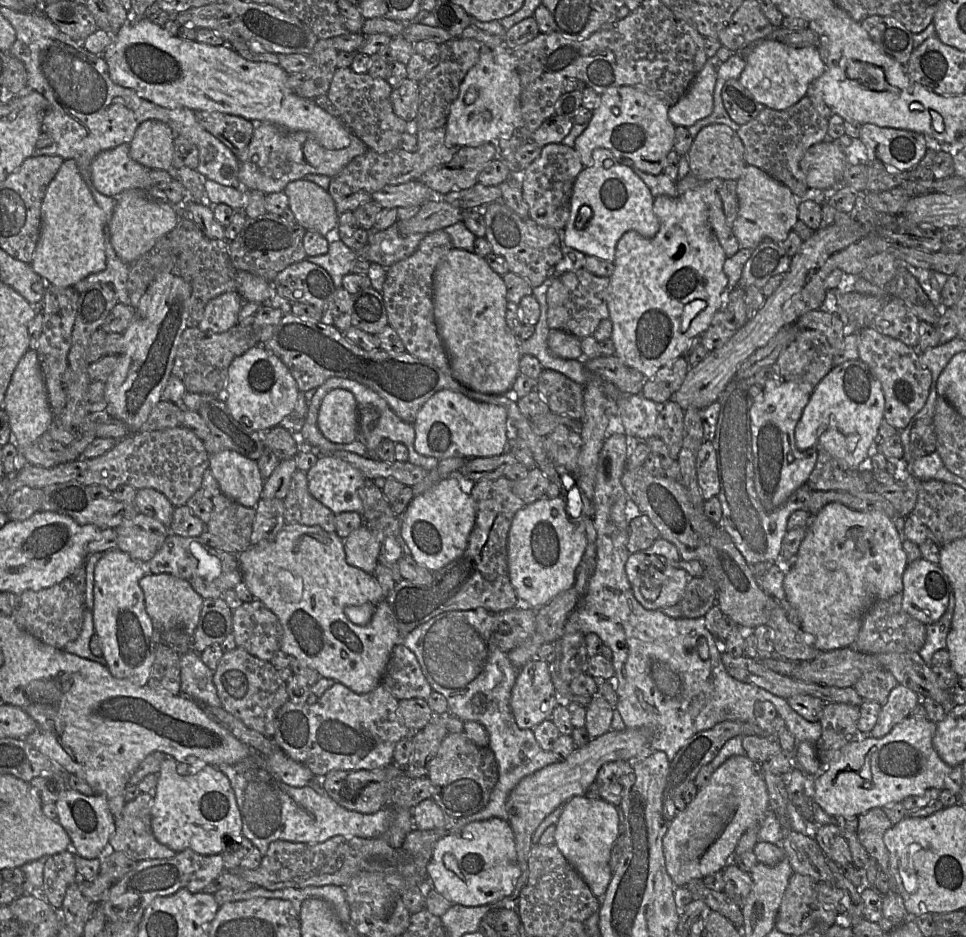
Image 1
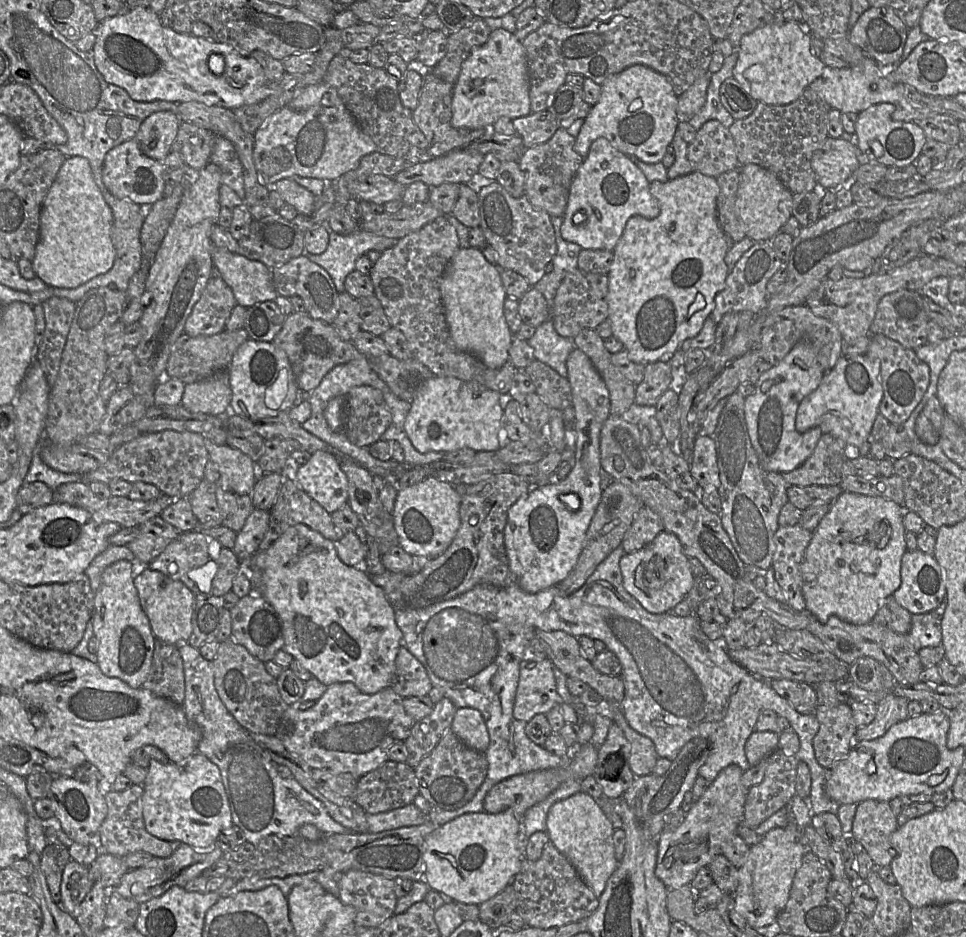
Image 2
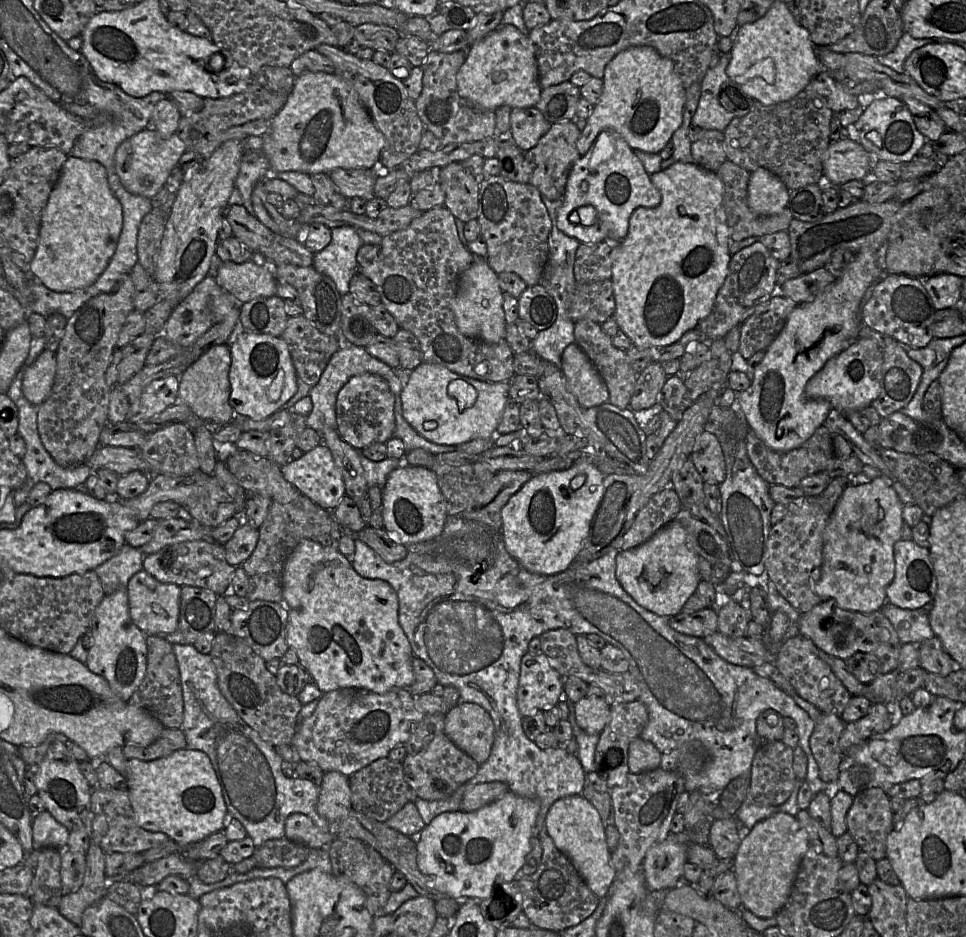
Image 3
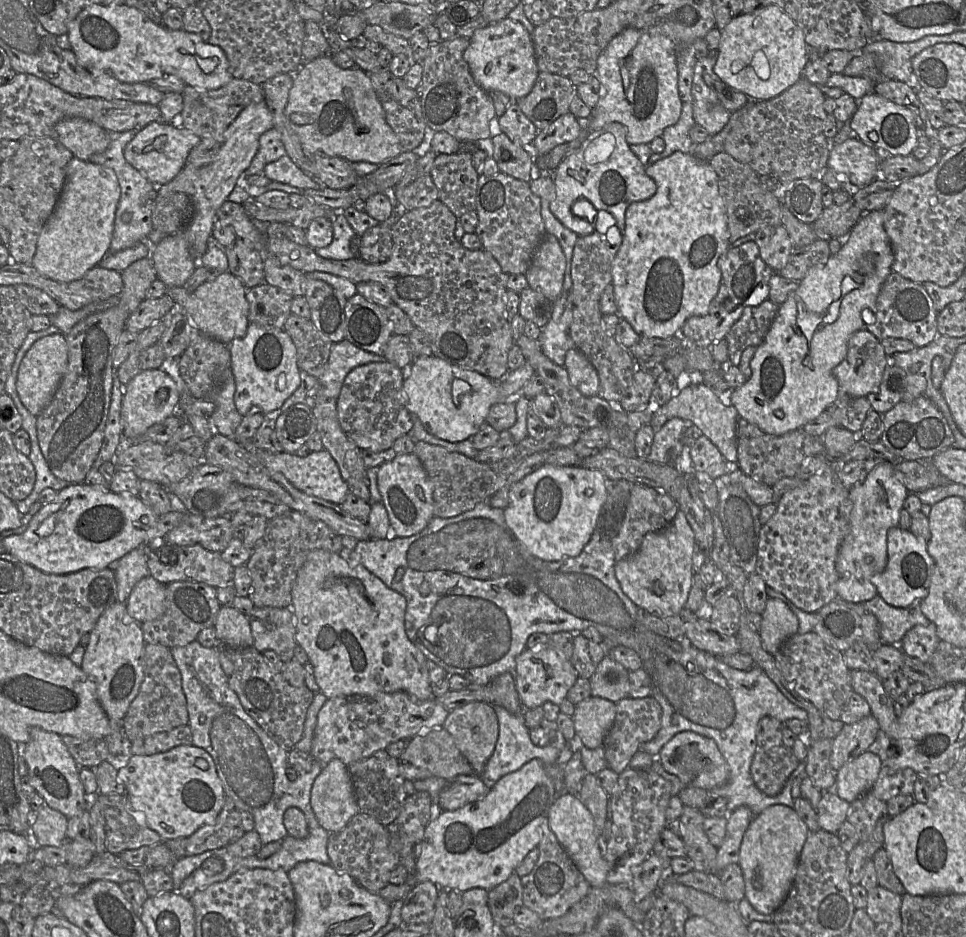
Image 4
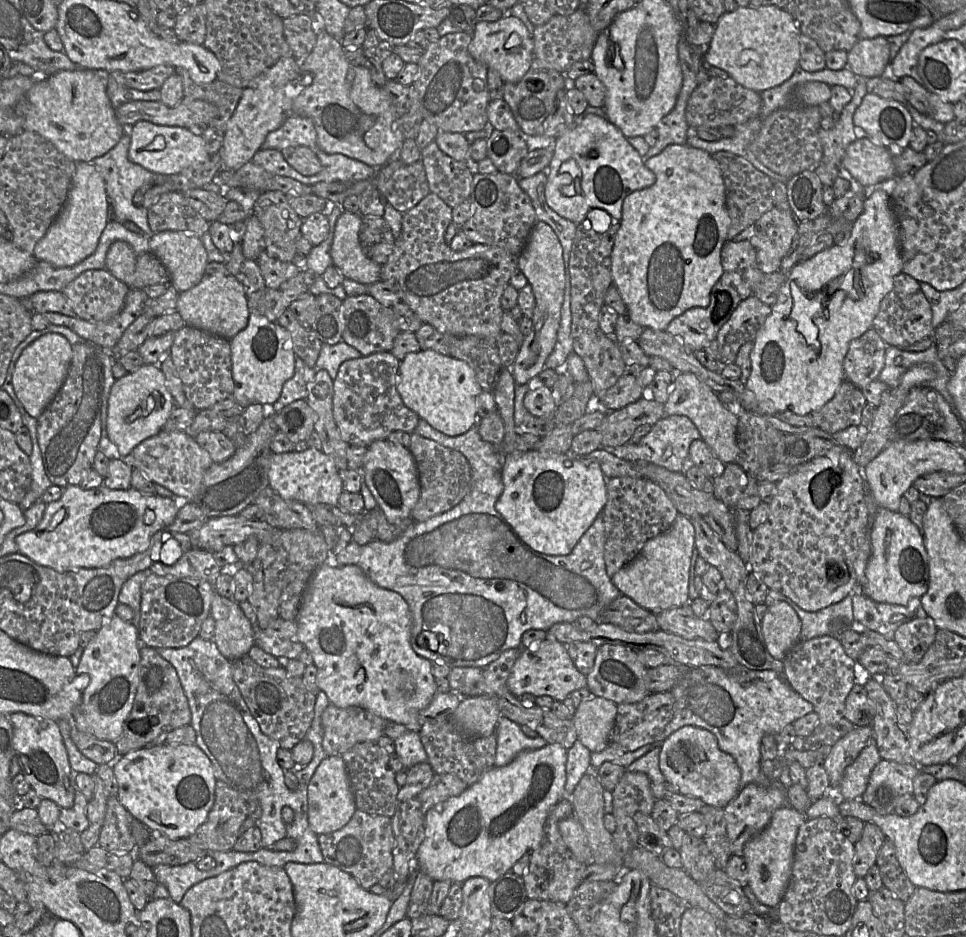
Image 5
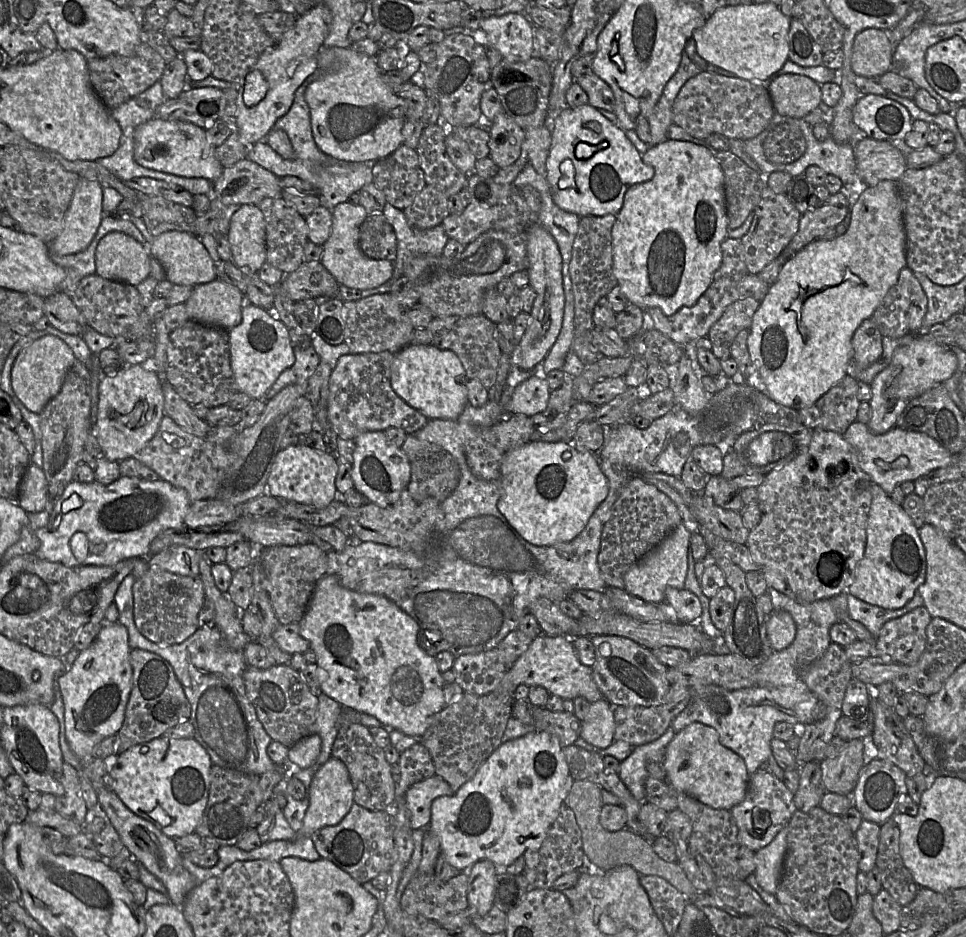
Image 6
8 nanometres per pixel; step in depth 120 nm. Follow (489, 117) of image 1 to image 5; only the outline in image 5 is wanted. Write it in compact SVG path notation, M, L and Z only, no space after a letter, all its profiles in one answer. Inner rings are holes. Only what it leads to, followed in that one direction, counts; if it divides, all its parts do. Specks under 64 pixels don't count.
M504 15L494 22L477 22L471 35L472 41L468 46L470 55L488 68L495 69L504 82L516 83L529 70L534 59L533 36L516 16Z

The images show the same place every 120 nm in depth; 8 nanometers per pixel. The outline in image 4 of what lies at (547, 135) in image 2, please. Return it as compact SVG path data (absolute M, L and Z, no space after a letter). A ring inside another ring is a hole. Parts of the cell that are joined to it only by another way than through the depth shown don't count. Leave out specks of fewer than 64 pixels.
M513 102L497 120L501 131L510 140L521 146L530 144L539 132L535 125L521 111L519 106Z

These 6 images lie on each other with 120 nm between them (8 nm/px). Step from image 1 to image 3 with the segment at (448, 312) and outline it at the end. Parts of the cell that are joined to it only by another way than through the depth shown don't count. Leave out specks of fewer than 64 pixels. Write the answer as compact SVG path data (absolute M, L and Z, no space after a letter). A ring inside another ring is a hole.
M475 258L460 275L457 292L452 300L452 310L457 328L464 336L487 343L497 343L506 337L507 323L499 275L489 266L485 258Z

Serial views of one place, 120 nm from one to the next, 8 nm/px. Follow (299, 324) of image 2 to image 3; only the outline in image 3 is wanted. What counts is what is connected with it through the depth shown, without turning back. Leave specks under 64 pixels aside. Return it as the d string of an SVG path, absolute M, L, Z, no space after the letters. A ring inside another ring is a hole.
M304 315L288 317L281 338L288 345L297 377L311 387L319 382L331 357L340 349L337 336L322 333Z

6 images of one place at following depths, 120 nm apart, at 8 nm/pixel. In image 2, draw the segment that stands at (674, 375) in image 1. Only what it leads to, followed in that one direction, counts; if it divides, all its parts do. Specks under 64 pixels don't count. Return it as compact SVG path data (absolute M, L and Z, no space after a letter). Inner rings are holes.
M667 361L648 363L644 378L636 386L634 402L642 406L656 406L659 398L670 387L672 367Z

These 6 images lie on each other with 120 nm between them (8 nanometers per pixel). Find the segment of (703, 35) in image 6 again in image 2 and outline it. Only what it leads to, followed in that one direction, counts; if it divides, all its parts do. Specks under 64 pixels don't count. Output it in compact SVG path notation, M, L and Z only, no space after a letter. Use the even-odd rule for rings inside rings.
M776 21L742 37L733 78L757 102L787 105L820 77L826 65L813 53L808 31L795 21Z

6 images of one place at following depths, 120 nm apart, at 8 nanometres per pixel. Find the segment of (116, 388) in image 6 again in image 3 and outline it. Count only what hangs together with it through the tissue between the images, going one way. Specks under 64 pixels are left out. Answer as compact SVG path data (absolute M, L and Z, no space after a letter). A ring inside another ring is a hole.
M169 376L151 382L142 392L138 413L131 418L129 423L145 421L176 403L180 378Z

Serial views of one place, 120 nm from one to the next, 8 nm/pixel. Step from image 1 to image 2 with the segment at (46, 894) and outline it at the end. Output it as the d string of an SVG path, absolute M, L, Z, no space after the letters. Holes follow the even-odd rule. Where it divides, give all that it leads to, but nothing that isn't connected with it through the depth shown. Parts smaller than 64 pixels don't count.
M49 843L40 854L41 870L52 900L61 906L61 881L66 864L71 860L68 848L61 843Z

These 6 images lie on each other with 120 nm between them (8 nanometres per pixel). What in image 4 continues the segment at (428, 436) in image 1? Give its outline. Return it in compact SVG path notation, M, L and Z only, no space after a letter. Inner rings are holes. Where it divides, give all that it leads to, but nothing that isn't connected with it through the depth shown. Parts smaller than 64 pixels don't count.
M434 355L421 356L411 363L409 376L403 380L403 392L407 409L420 419L427 432L445 441L461 442L480 430L494 404L516 397L533 375L535 371L528 362L501 379L490 379Z

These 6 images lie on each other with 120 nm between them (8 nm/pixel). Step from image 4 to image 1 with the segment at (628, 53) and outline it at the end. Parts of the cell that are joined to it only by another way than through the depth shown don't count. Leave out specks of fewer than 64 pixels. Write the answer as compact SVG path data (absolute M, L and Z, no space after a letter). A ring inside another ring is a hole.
M619 86L599 95L599 102L592 112L587 128L574 144L584 168L593 164L594 149L605 148L633 171L639 169L652 175L662 173L667 155L675 144L676 126L668 116L670 107L660 98L635 86Z

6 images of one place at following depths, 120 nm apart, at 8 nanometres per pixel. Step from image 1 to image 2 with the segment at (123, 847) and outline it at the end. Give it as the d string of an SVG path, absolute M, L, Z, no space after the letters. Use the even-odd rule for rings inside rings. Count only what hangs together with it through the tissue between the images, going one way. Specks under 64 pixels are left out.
M133 784L130 788L121 792L109 791L104 795L107 815L99 828L98 834L102 847L107 853L124 857L135 852L146 852L155 858L167 858L181 845L172 841L161 840L147 832L143 820L143 792L143 786Z

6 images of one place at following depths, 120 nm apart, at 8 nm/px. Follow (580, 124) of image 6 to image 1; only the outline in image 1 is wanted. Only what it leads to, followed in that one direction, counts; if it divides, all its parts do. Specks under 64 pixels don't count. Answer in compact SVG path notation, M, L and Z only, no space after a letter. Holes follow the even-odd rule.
M596 148L592 153L593 164L584 168L577 176L572 190L570 214L564 228L565 243L568 247L612 262L615 259L616 245L624 233L634 230L644 238L653 238L659 230L659 220L653 211L654 197L643 180L628 166L620 163L611 151ZM586 209L591 209L591 217L578 226L577 219Z

